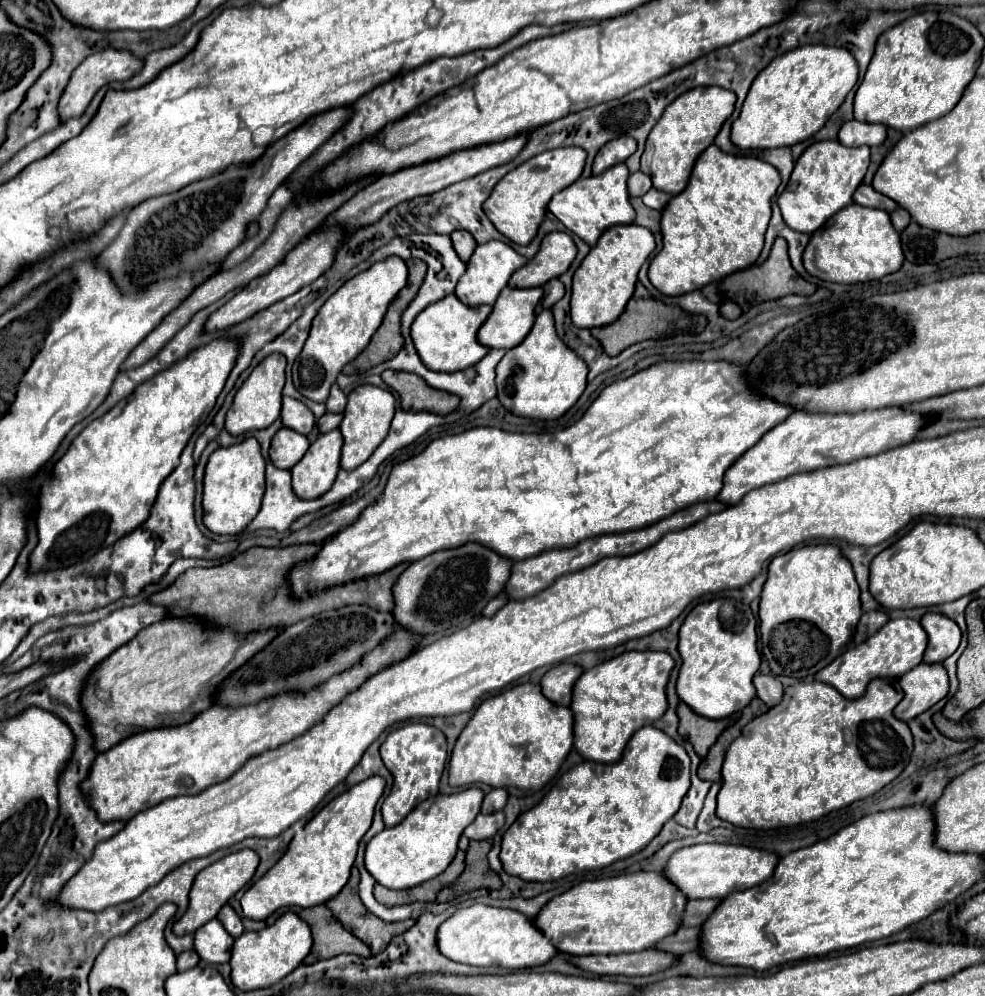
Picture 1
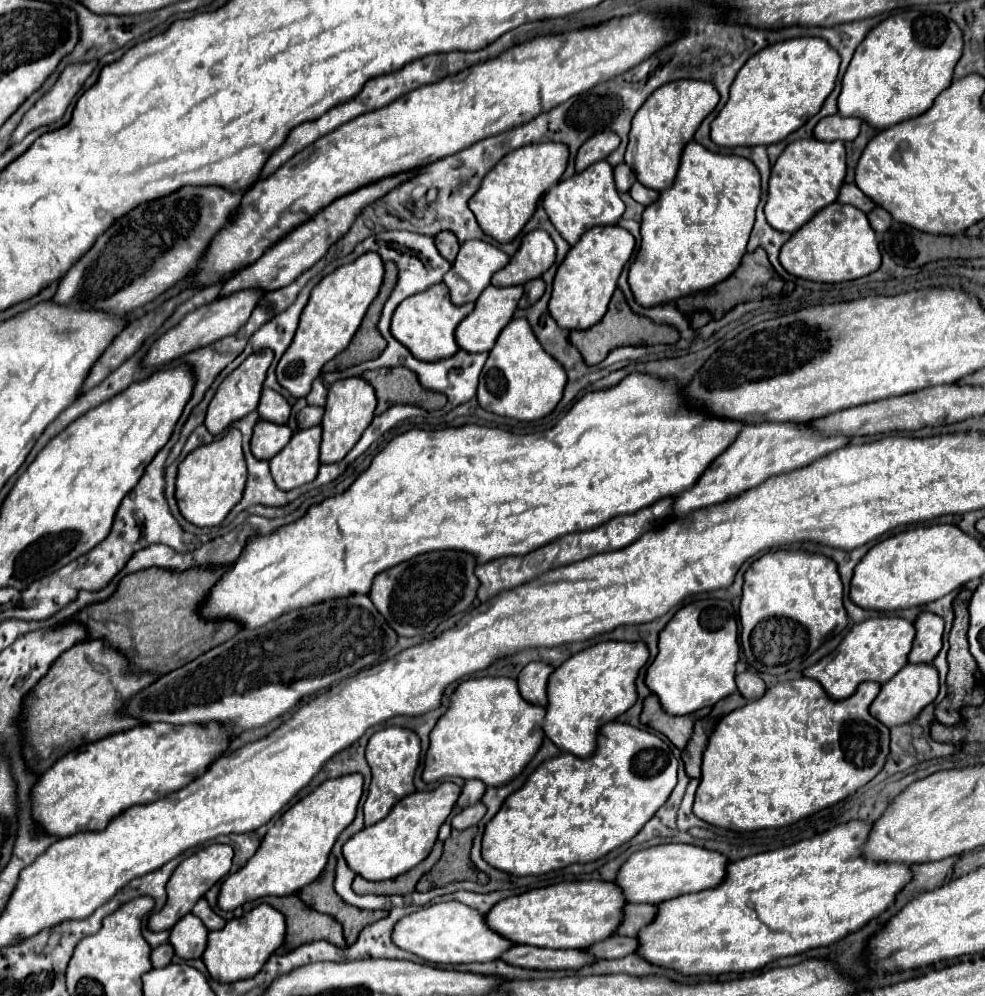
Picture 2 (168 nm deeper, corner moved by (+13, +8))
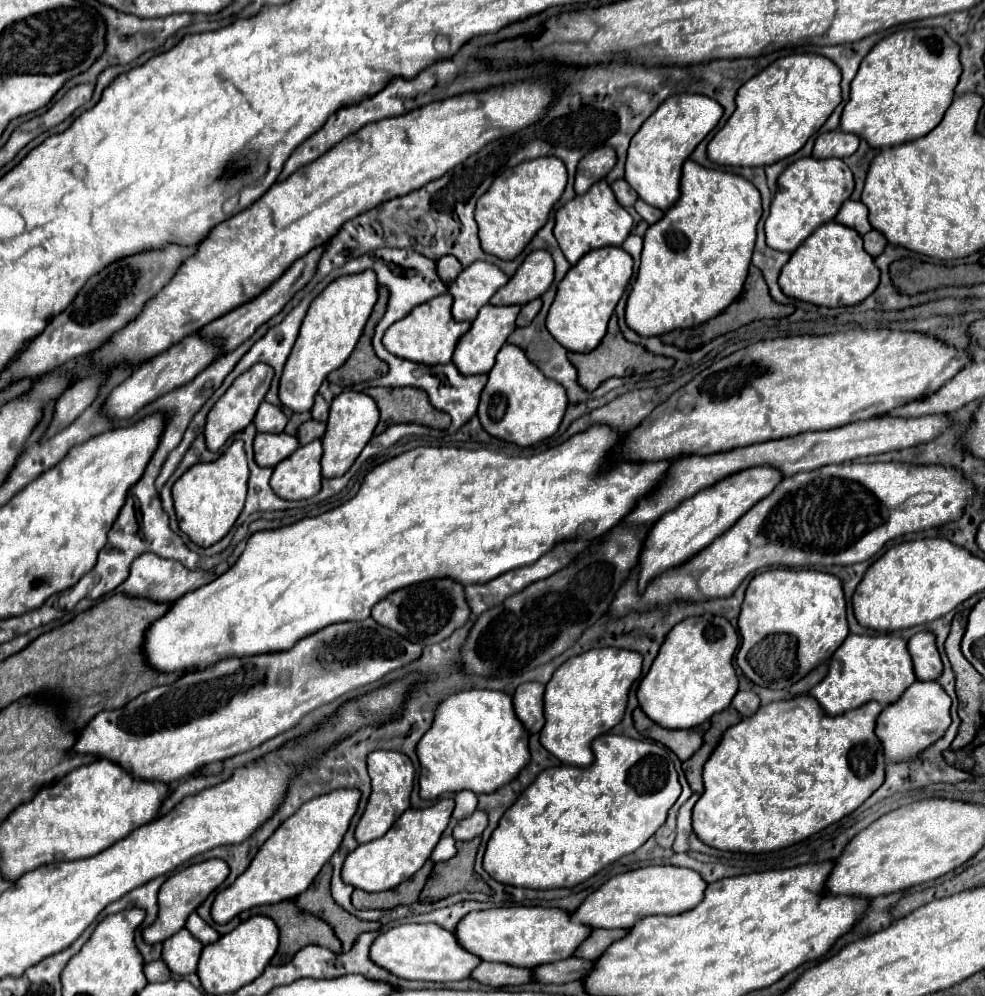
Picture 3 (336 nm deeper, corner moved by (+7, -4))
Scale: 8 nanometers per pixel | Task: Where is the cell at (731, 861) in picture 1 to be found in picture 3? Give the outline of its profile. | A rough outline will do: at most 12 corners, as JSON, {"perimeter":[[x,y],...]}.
{"perimeter":[[688,867],[620,873],[574,911],[604,929],[694,909],[708,883]]}

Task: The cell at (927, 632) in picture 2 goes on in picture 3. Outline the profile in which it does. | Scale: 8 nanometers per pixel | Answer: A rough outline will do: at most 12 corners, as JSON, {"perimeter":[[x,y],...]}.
{"perimeter":[[920,631],[908,641],[918,681],[942,675],[936,635]]}

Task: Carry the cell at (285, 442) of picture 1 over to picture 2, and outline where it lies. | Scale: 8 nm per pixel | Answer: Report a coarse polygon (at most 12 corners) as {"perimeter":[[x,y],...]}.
{"perimeter":[[260,419],[252,453],[272,459],[292,437],[288,425]]}

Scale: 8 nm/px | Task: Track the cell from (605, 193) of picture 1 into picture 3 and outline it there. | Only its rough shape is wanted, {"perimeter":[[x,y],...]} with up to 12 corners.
{"perimeter":[[606,179],[556,211],[554,237],[570,261],[622,245],[630,213]]}

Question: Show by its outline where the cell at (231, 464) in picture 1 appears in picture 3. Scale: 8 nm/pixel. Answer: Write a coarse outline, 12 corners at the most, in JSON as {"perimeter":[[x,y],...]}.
{"perimeter":[[244,441],[172,487],[180,529],[220,541],[244,509]]}

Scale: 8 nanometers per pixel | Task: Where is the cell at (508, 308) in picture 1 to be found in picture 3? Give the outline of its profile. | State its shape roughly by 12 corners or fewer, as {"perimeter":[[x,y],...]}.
{"perimeter":[[486,305],[456,345],[464,375],[488,373],[520,305]]}

